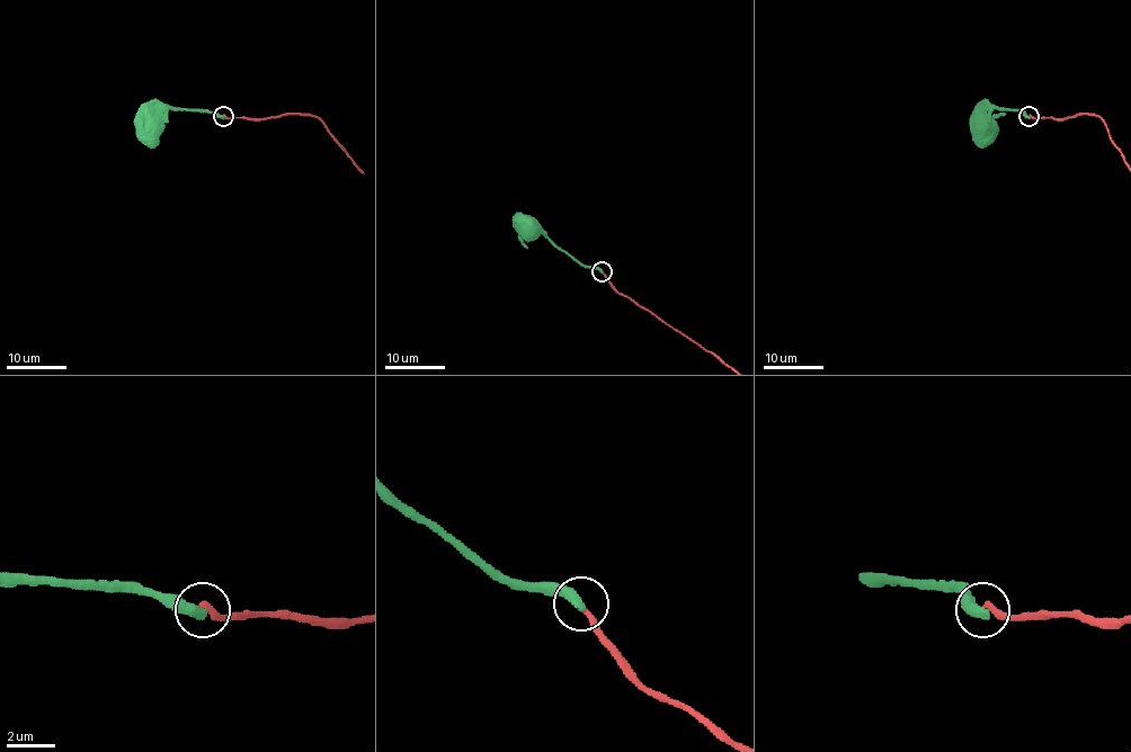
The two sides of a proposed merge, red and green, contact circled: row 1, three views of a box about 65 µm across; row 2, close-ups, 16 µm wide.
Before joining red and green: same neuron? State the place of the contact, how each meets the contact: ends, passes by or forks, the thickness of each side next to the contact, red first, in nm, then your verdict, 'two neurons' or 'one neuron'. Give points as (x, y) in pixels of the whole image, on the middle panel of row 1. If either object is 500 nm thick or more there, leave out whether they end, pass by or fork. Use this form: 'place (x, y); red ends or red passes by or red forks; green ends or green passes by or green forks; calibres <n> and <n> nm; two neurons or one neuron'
place (602, 271); red ends; green ends; calibres 280 and 440 nm; two neurons

